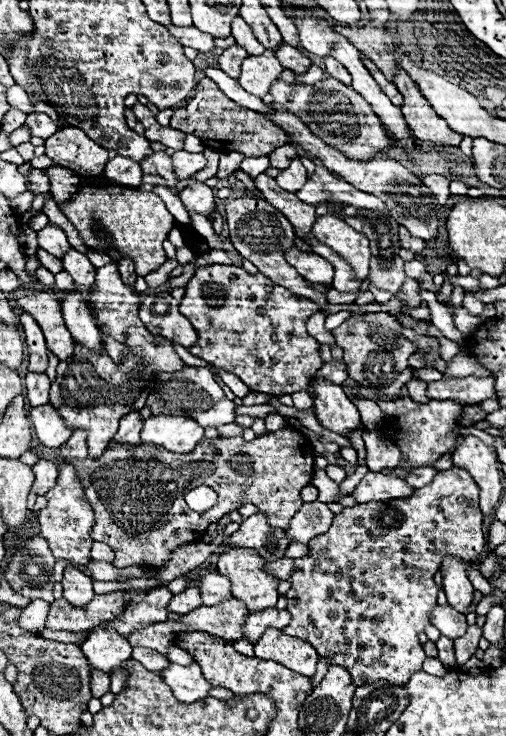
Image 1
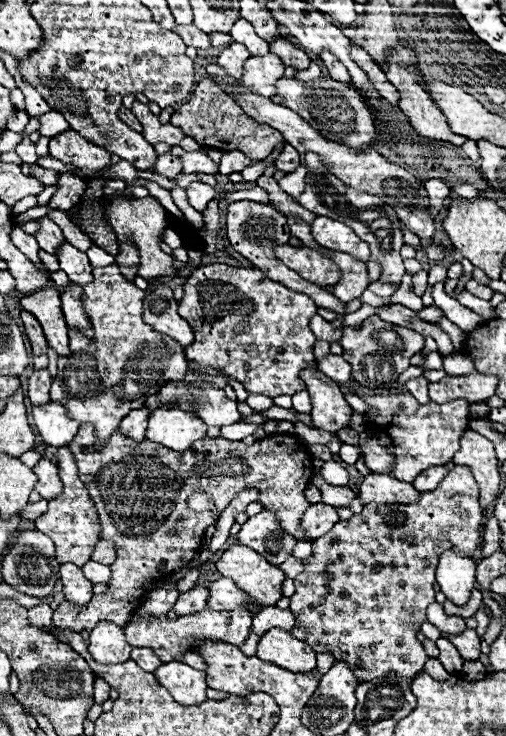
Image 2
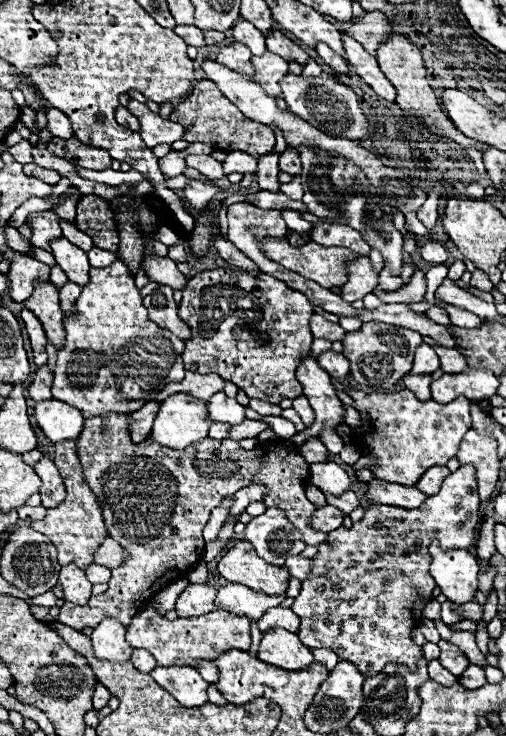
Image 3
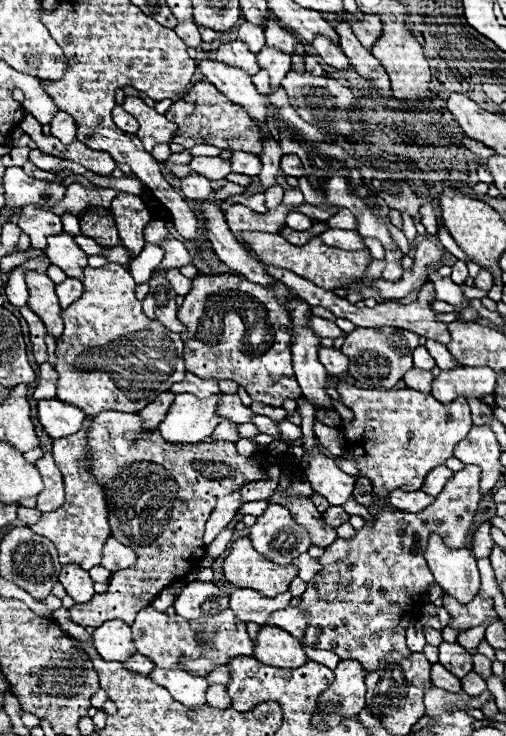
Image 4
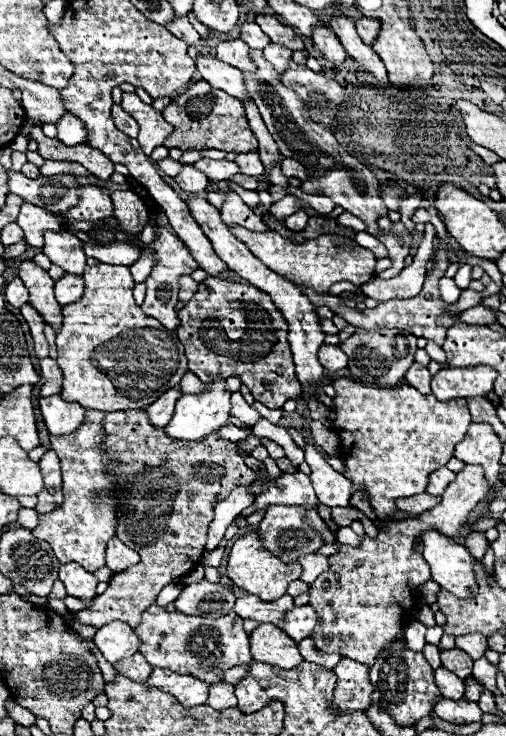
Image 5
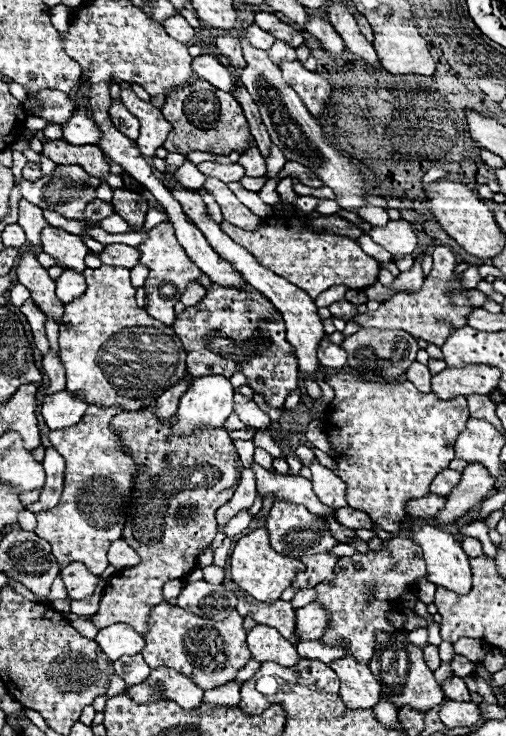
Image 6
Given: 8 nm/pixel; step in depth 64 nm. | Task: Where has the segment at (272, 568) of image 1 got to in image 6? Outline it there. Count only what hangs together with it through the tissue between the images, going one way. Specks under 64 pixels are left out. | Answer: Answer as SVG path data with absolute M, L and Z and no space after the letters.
M324 552L312 556L304 556L300 560L304 562L306 572L296 576L292 586L296 586L296 588L314 588L316 584L320 584L324 580L332 580L338 556L330 552Z

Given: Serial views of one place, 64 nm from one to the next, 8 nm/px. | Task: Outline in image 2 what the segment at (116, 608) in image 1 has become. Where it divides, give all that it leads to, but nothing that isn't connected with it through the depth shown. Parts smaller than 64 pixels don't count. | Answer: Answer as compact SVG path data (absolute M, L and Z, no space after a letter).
M84 424L78 428L72 442L68 442L68 450L72 452L78 474L84 486L88 488L88 494L96 506L98 520L100 520L100 538L108 540L116 548L116 562L112 568L110 578L110 592L92 596L92 600L84 608L76 608L76 604L68 604L68 600L60 602L58 608L52 614L52 626L54 628L66 628L72 632L92 630L98 622L114 622L118 626L124 626L128 616L138 608L140 600L146 596L146 590L142 584L146 580L162 580L160 576L166 576L166 572L172 572L172 568L180 566L180 560L188 556L188 552L194 552L204 544L204 530L212 524L216 524L216 514L210 512L192 512L186 506L186 500L196 490L204 490L214 498L216 512L224 512L224 508L234 500L234 496L244 488L258 490L258 502L264 510L272 510L280 522L280 526L300 538L300 516L304 514L304 508L308 508L308 502L304 498L304 490L310 484L310 478L314 474L312 470L312 458L308 452L306 442L300 442L294 434L272 434L262 440L256 440L254 444L246 446L242 440L224 440L224 438L202 438L196 440L196 444L188 452L172 452L170 448L164 448L160 444L152 444L148 440L136 444L134 440L128 440L120 436L120 432L114 432L106 446L94 454L94 428L90 424Z

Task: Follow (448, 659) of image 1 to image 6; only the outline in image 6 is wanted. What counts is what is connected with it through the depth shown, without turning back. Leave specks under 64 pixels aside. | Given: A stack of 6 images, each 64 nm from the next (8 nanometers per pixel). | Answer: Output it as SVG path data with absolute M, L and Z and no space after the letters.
M454 654L454 658L450 660L450 668L456 676L464 678L464 676L470 676L474 672L474 662L470 662L468 658L464 658L460 654Z

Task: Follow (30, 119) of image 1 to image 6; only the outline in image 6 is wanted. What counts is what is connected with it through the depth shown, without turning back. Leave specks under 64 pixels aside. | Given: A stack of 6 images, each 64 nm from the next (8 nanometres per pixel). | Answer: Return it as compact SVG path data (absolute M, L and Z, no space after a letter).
M78 110L78 114L72 114L62 124L62 140L66 140L72 146L84 146L84 144L96 144L100 138L100 130L96 128L94 120L88 116L86 110Z

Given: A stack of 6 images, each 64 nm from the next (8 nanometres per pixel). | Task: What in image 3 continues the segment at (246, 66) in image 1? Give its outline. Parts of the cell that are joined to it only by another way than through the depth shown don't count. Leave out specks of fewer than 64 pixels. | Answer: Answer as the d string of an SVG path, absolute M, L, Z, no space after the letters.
M266 50L262 56L252 58L252 66L256 70L252 80L260 84L268 96L278 96L280 94L278 82L288 74L288 62L276 56L274 52Z

